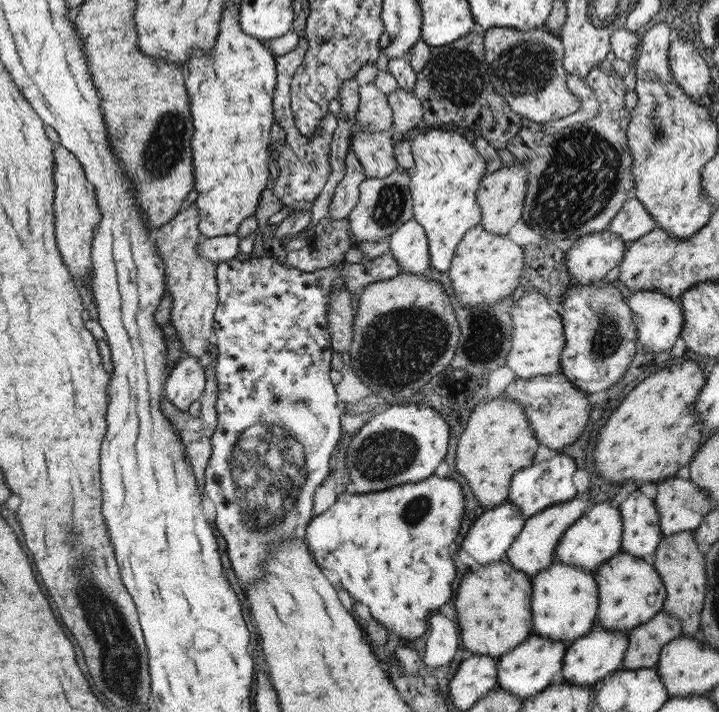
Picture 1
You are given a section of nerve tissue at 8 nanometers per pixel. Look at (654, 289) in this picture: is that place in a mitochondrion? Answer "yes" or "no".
no

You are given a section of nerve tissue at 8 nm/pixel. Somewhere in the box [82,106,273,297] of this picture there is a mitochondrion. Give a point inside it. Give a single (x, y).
(163, 149)

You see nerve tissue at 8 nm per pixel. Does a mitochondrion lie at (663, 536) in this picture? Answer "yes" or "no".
no

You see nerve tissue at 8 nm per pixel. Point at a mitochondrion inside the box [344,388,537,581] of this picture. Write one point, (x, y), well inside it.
(382, 456)

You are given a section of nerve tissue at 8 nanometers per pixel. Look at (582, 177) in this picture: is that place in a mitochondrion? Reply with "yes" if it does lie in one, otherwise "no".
yes

